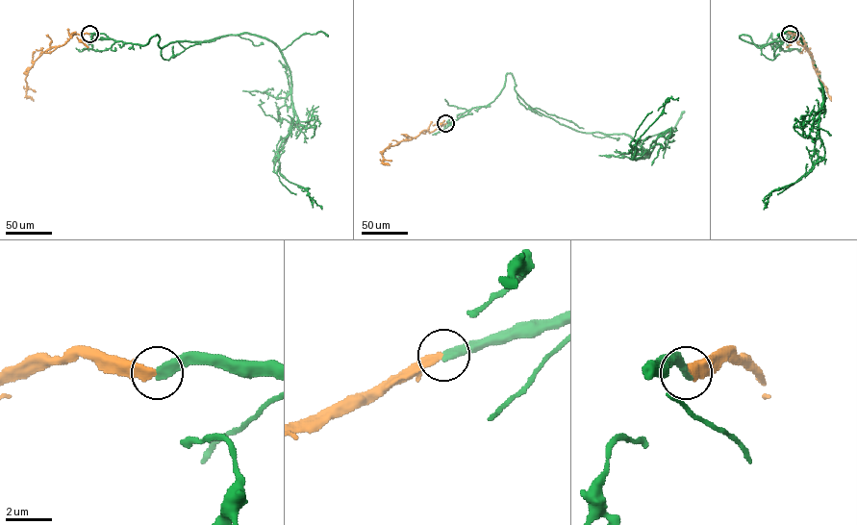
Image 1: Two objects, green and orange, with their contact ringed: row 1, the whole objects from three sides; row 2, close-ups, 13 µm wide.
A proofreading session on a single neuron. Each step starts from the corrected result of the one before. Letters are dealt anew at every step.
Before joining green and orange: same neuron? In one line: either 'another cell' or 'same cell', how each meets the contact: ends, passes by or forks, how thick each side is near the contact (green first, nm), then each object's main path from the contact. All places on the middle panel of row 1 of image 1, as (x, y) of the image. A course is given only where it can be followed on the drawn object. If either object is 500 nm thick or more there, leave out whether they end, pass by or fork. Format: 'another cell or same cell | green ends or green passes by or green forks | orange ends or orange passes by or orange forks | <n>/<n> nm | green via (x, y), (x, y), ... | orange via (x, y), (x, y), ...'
same cell | green ends | orange ends | 400/360 nm | green via (445, 123), (511, 73), (534, 110), (627, 135), (650, 153), (637, 159), (678, 97) | orange via (445, 123), (433, 131), (422, 130), (410, 139), (388, 147), (381, 153), (382, 162), (390, 164)

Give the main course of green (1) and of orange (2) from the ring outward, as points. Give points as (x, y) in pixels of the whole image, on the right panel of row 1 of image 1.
1: (790, 34), (761, 45), (739, 36), (763, 47), (800, 34), (822, 89), (824, 158), (767, 195), (764, 209)
2: (790, 34), (797, 34), (796, 42), (806, 47), (831, 101)

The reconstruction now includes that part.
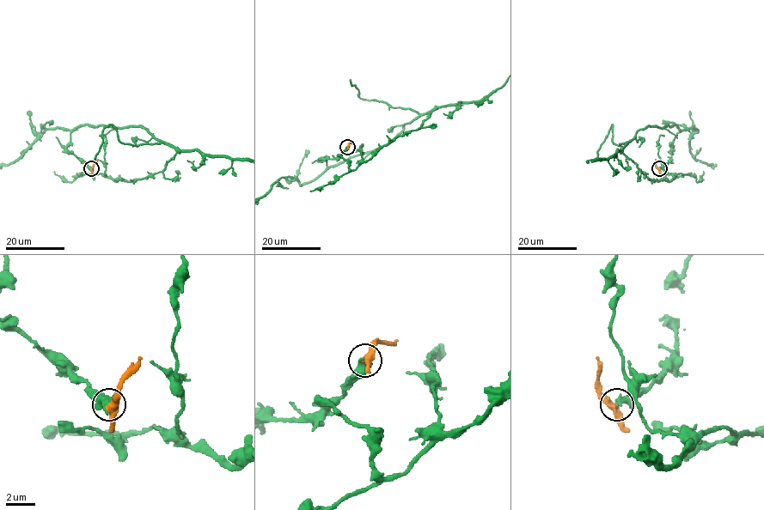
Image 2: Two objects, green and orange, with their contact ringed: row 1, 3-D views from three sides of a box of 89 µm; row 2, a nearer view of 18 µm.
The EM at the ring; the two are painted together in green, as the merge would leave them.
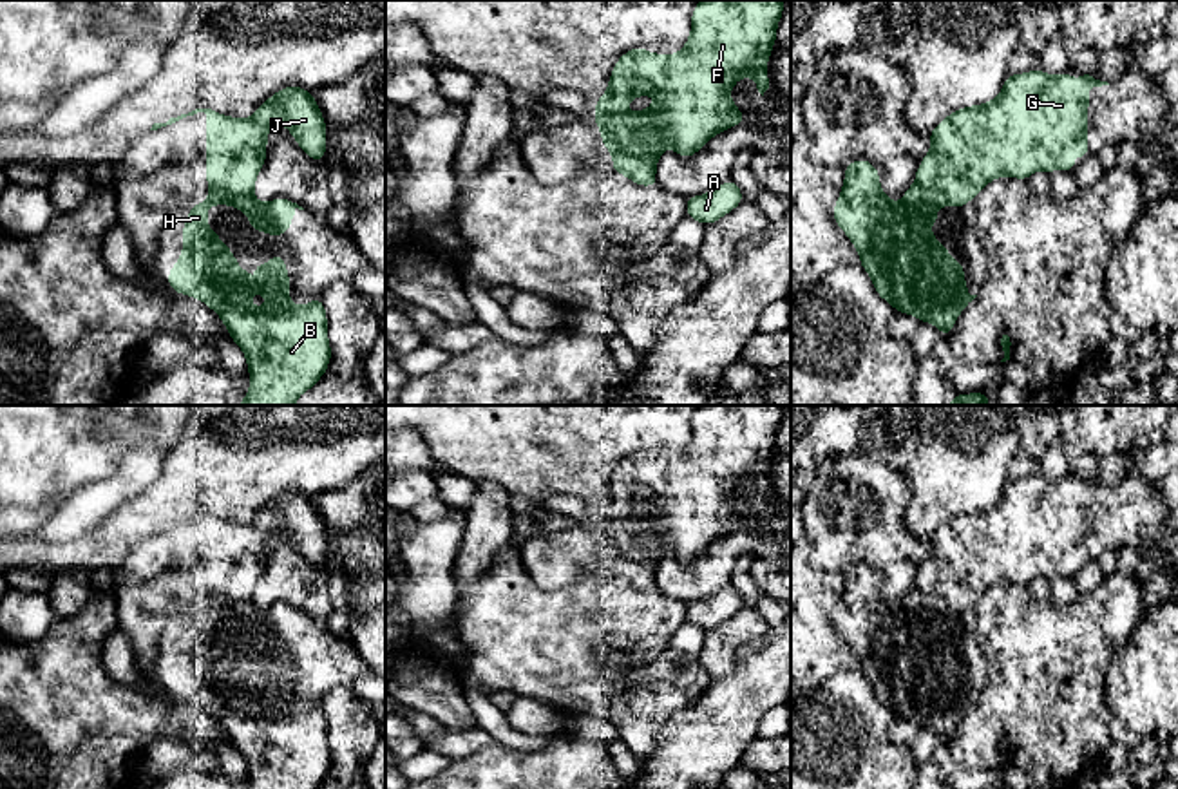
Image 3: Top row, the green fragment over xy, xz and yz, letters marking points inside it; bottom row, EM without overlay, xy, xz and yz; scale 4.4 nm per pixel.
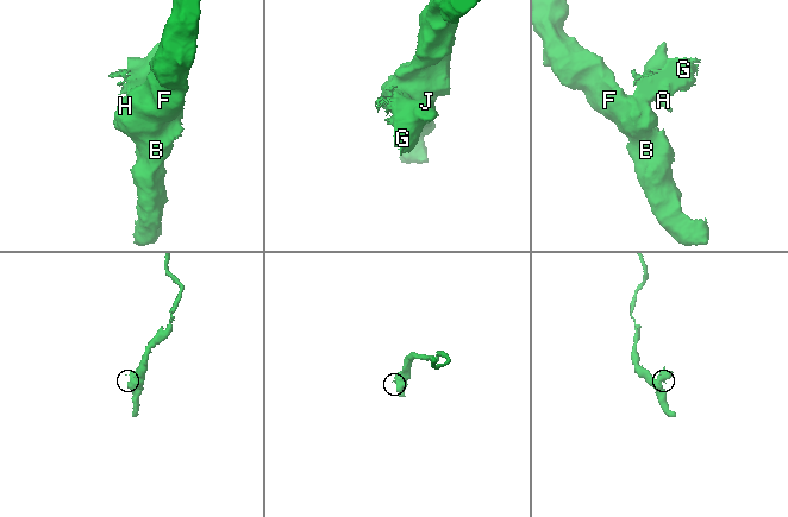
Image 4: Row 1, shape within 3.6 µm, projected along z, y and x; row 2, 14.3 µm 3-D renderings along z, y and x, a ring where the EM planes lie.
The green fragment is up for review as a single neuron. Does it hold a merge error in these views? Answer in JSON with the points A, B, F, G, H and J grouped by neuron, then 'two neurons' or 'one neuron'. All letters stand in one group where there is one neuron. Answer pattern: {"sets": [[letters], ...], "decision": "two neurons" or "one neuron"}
{"sets": [["A", "G", "J"], ["B", "F", "H"]], "decision": "two neurons"}

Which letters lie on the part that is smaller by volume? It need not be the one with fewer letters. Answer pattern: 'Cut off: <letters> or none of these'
Cut off: A, G, J

